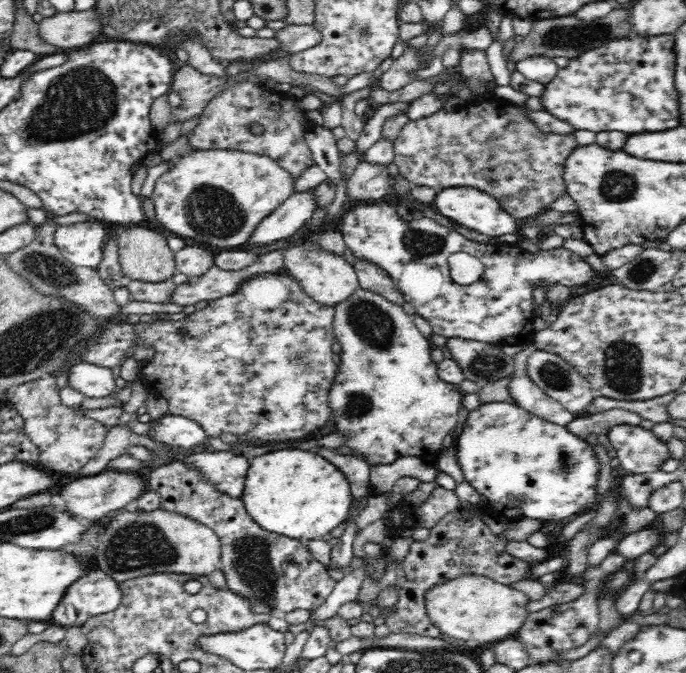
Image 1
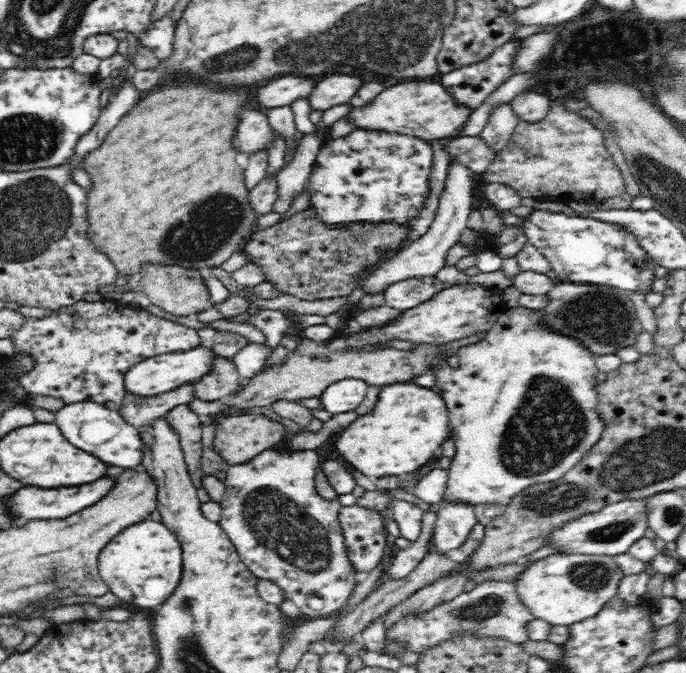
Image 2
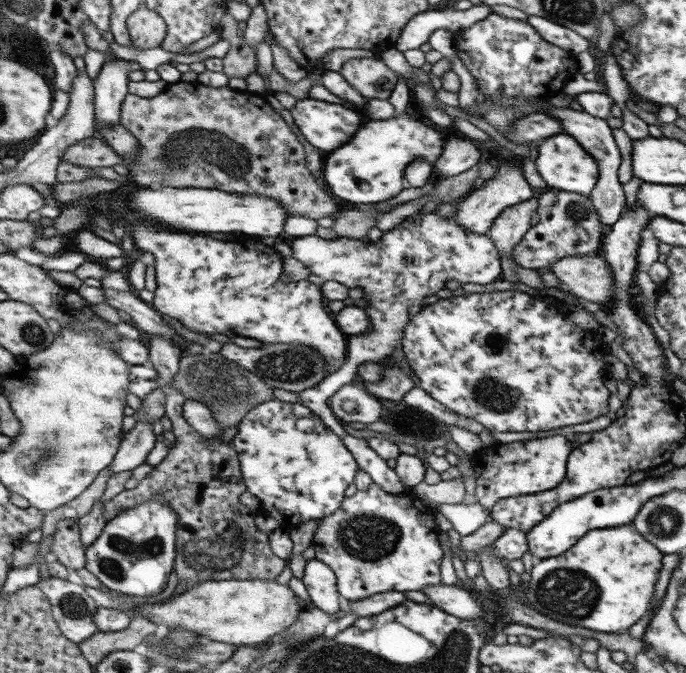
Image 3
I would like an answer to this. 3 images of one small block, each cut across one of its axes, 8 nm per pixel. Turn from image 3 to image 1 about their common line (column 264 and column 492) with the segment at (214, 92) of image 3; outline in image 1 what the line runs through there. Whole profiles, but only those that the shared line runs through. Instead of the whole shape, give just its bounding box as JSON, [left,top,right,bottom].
[393,97,578,222]

